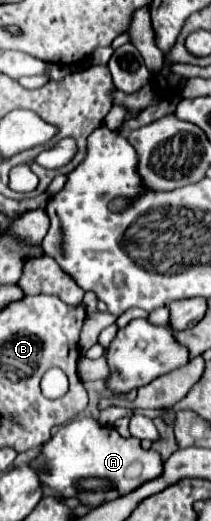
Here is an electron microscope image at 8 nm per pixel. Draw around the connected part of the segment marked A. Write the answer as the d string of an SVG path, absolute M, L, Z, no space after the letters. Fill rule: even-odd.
M72 419L42 447L42 453L32 463L34 467L50 467L48 475L40 473L44 485L62 497L78 497L84 505L100 505L134 491L142 483L154 479L162 471L160 455L150 449L144 451L136 437L120 437L114 427L102 427L94 419Z

